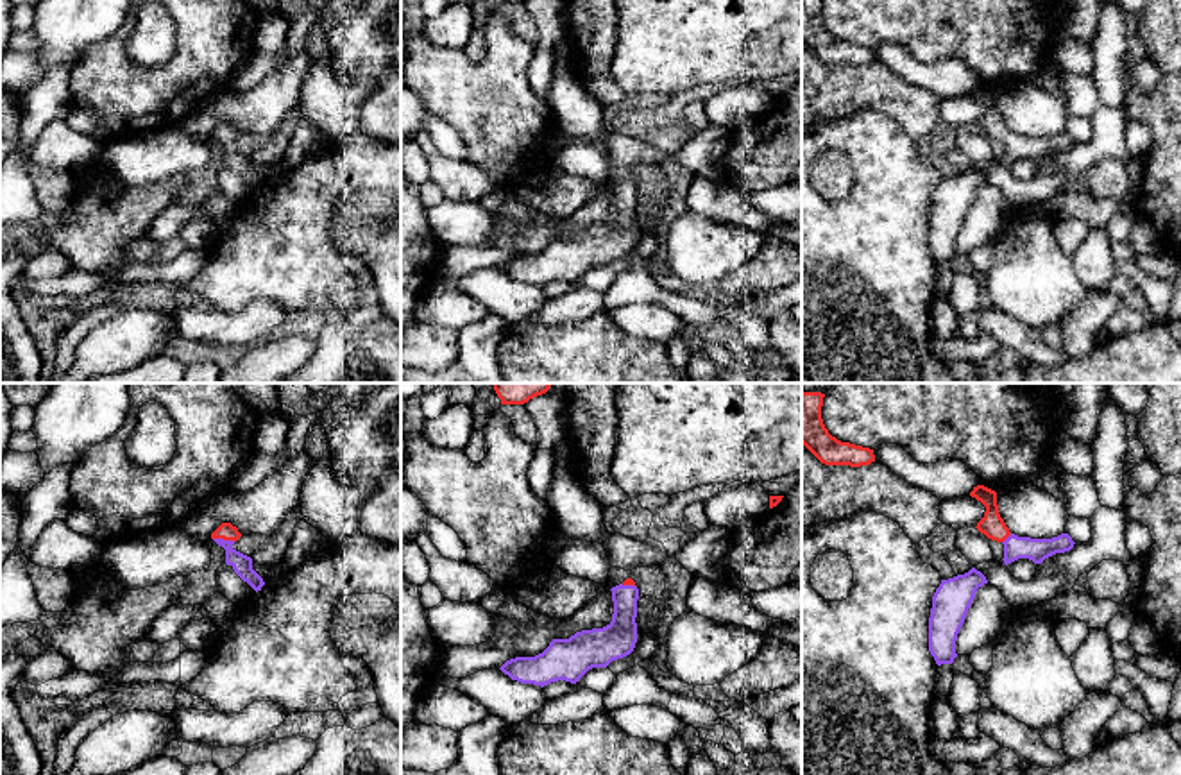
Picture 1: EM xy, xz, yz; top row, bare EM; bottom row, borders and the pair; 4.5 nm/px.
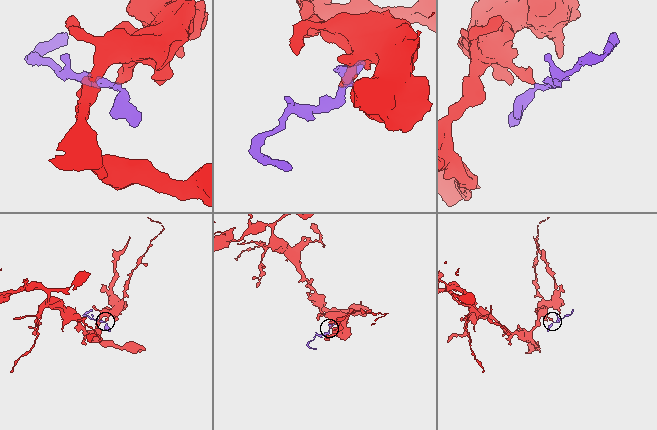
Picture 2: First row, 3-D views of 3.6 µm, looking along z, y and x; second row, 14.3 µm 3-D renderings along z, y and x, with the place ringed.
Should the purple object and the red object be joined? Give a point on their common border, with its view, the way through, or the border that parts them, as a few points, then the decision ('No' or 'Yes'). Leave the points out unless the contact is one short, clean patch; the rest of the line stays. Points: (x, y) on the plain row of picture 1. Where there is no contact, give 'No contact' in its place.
Touches purple at xy (222, 138). Path across: xy (242, 163), (222, 138), (226, 129). Yes

